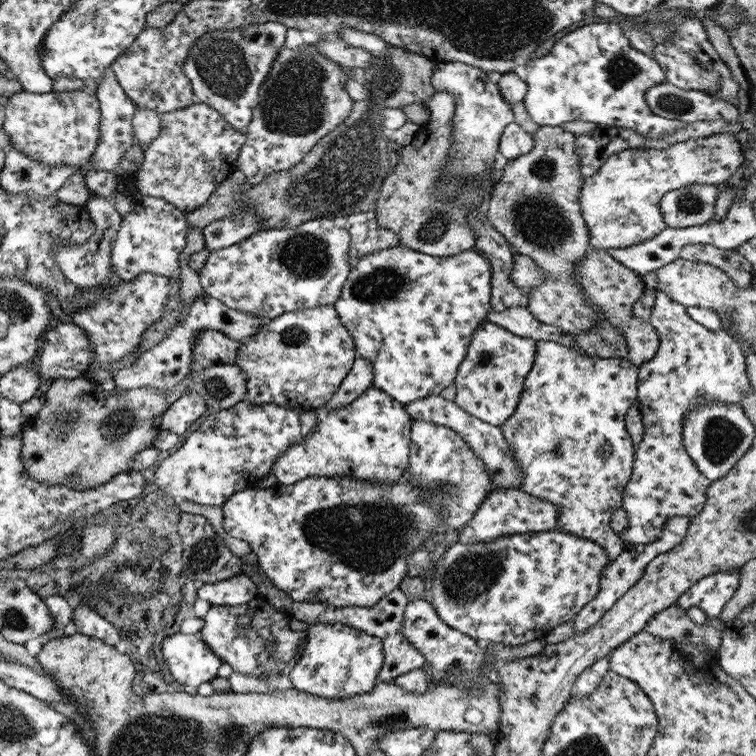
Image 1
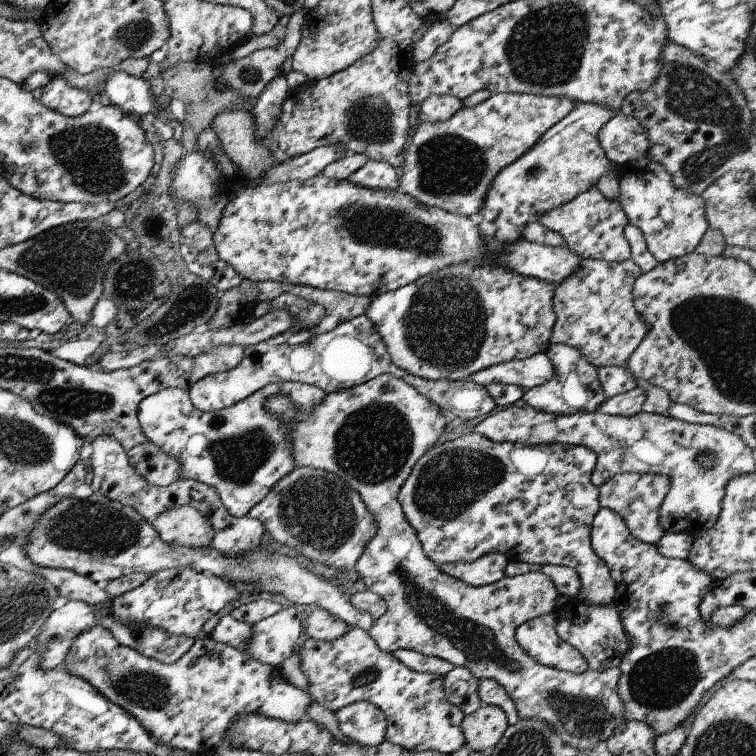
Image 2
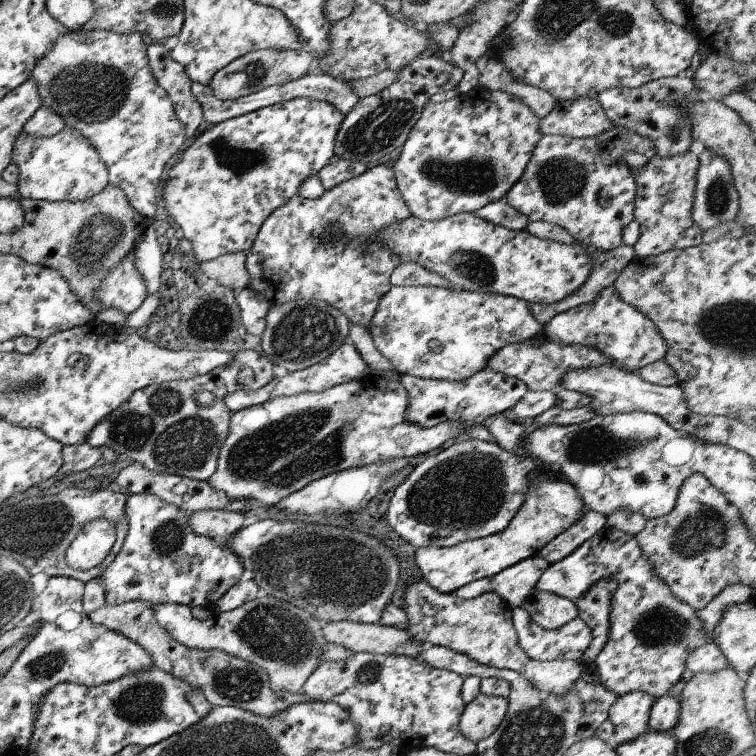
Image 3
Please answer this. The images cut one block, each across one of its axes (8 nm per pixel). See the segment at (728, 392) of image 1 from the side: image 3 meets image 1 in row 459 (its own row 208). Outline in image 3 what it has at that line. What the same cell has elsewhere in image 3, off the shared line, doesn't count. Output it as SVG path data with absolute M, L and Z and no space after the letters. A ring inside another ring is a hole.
M687 151L671 158L651 155L641 168L630 169L635 179L634 219L639 226L639 238L632 246L635 256L647 258L701 243L702 231L691 220L698 164L697 155Z

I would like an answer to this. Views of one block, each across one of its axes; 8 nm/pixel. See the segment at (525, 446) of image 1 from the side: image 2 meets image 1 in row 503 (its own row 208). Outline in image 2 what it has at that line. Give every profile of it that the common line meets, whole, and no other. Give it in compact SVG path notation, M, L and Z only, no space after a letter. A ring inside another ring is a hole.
M591 186L569 202L541 214L537 222L547 230L559 234L565 242L565 247L580 258L607 262L621 262L629 258L630 248L623 236L623 229L628 223L625 213L618 202L603 198L596 186Z

